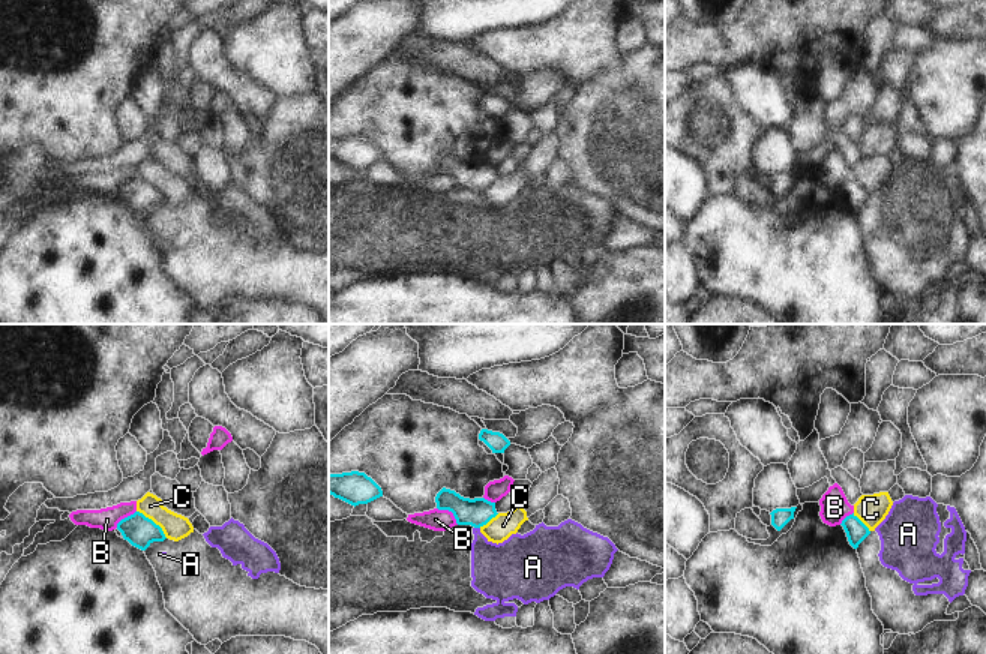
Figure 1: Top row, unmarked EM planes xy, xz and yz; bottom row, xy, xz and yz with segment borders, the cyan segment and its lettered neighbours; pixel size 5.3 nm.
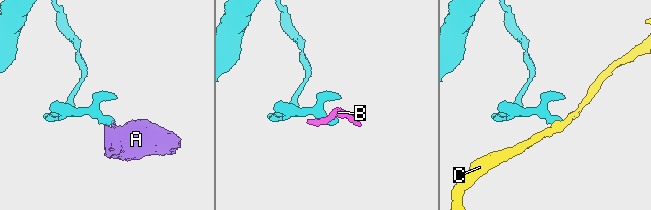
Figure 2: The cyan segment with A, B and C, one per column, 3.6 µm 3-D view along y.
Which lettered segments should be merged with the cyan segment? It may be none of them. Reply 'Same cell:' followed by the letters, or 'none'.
Same cell: none.

